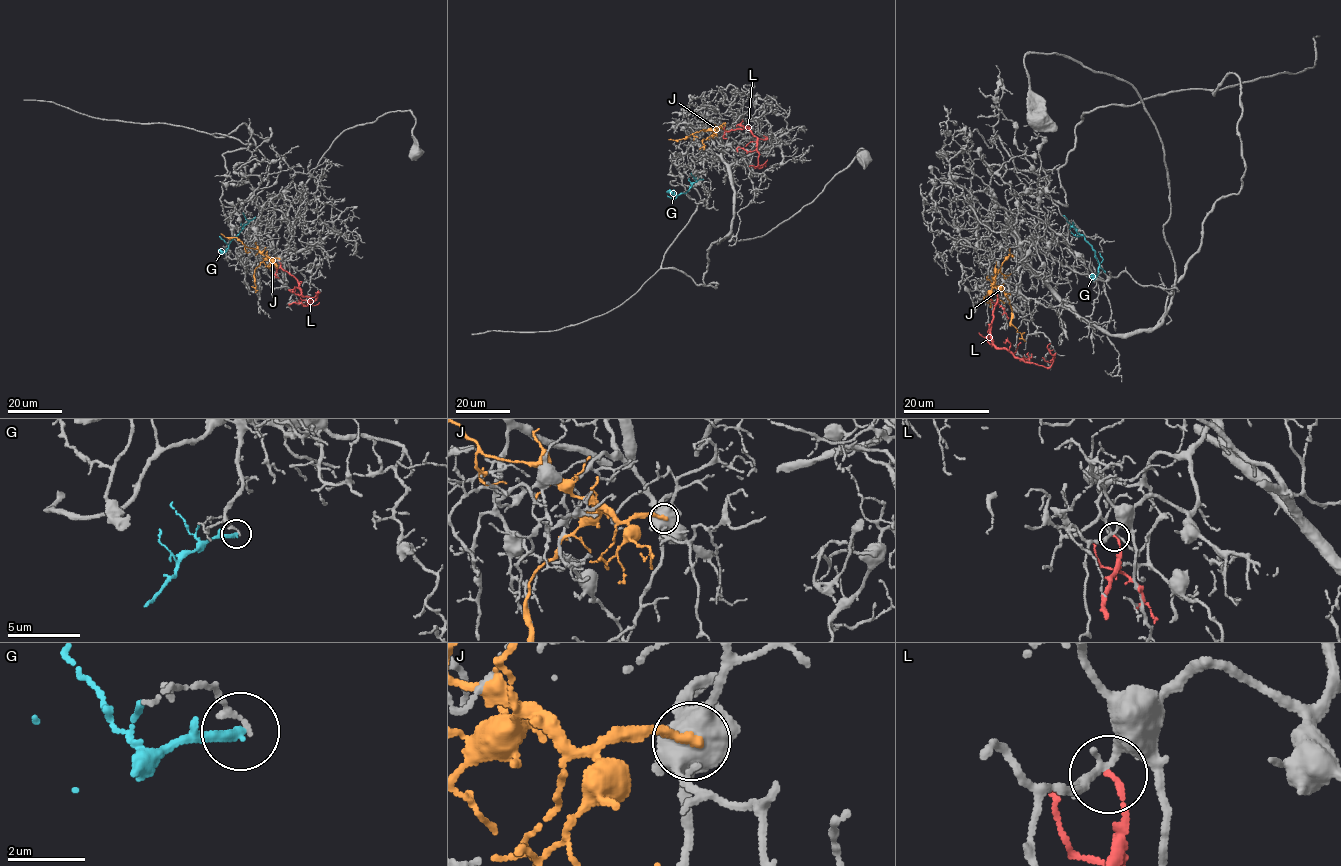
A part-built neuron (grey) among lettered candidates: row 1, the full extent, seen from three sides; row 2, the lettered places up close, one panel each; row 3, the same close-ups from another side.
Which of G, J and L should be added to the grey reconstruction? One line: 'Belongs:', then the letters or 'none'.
Belongs: none

